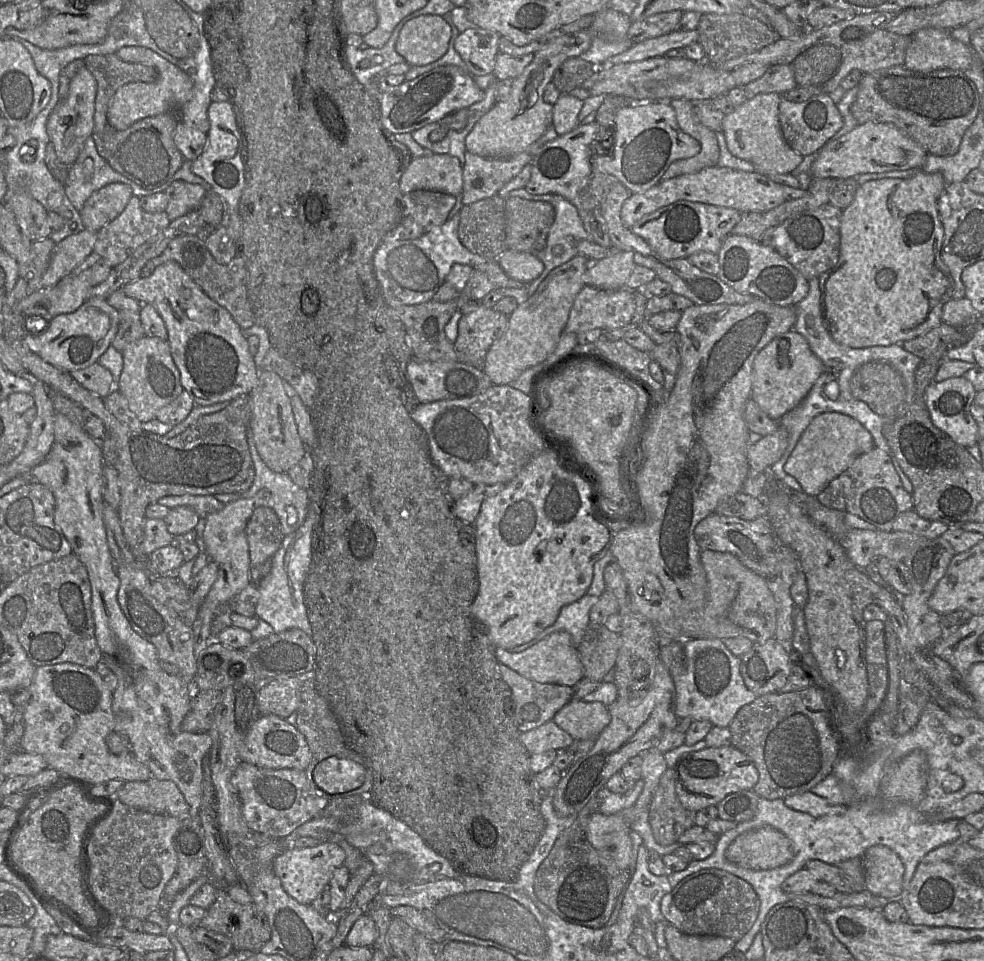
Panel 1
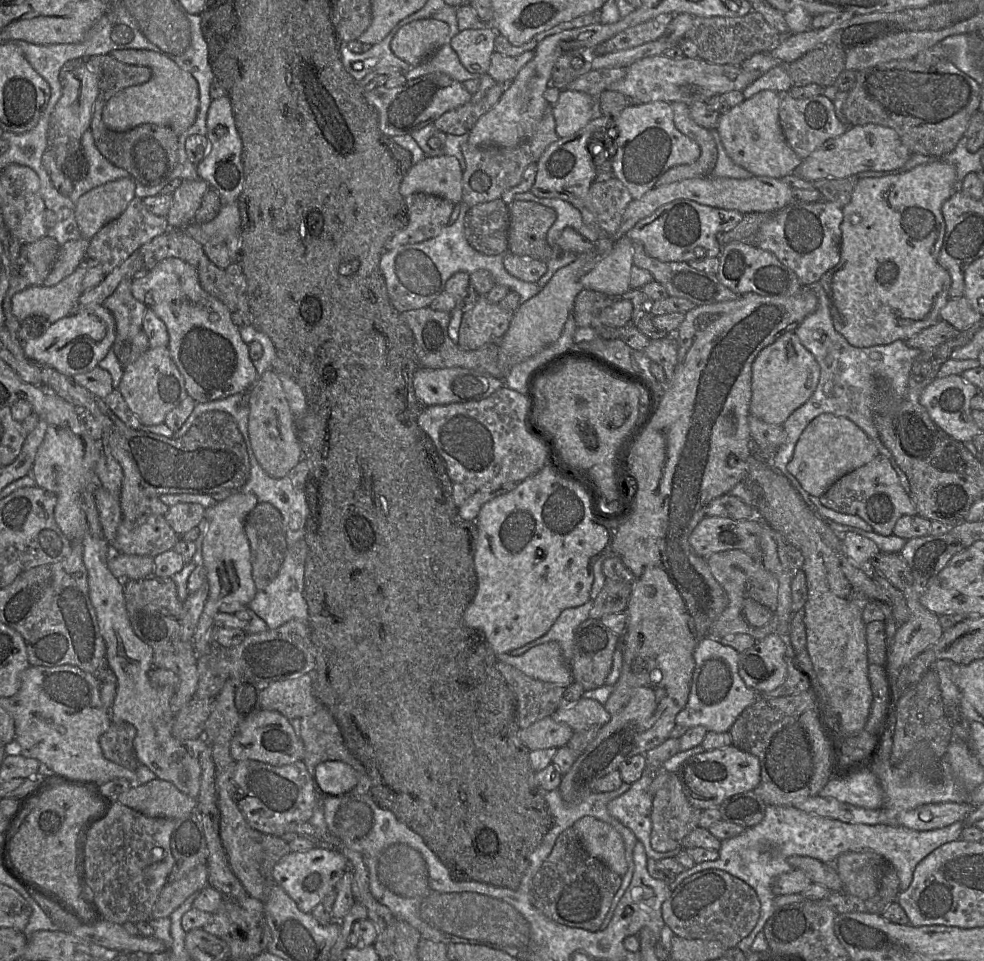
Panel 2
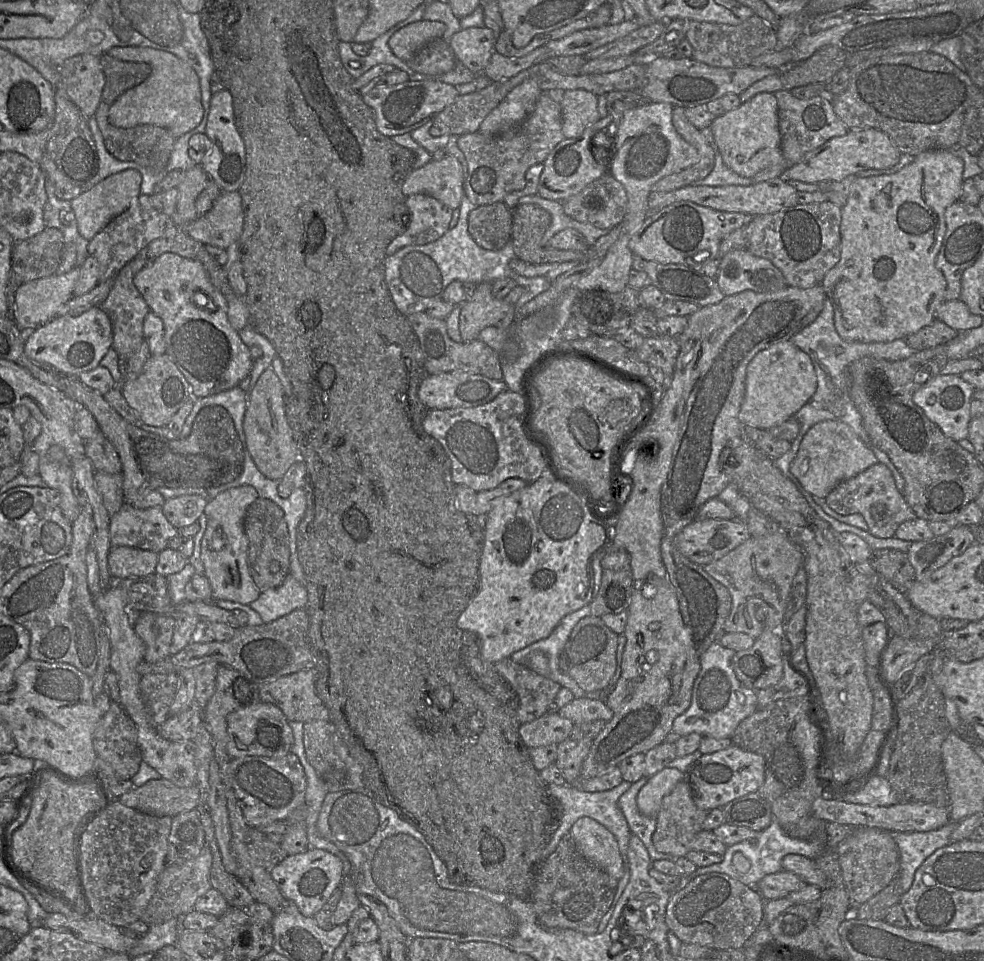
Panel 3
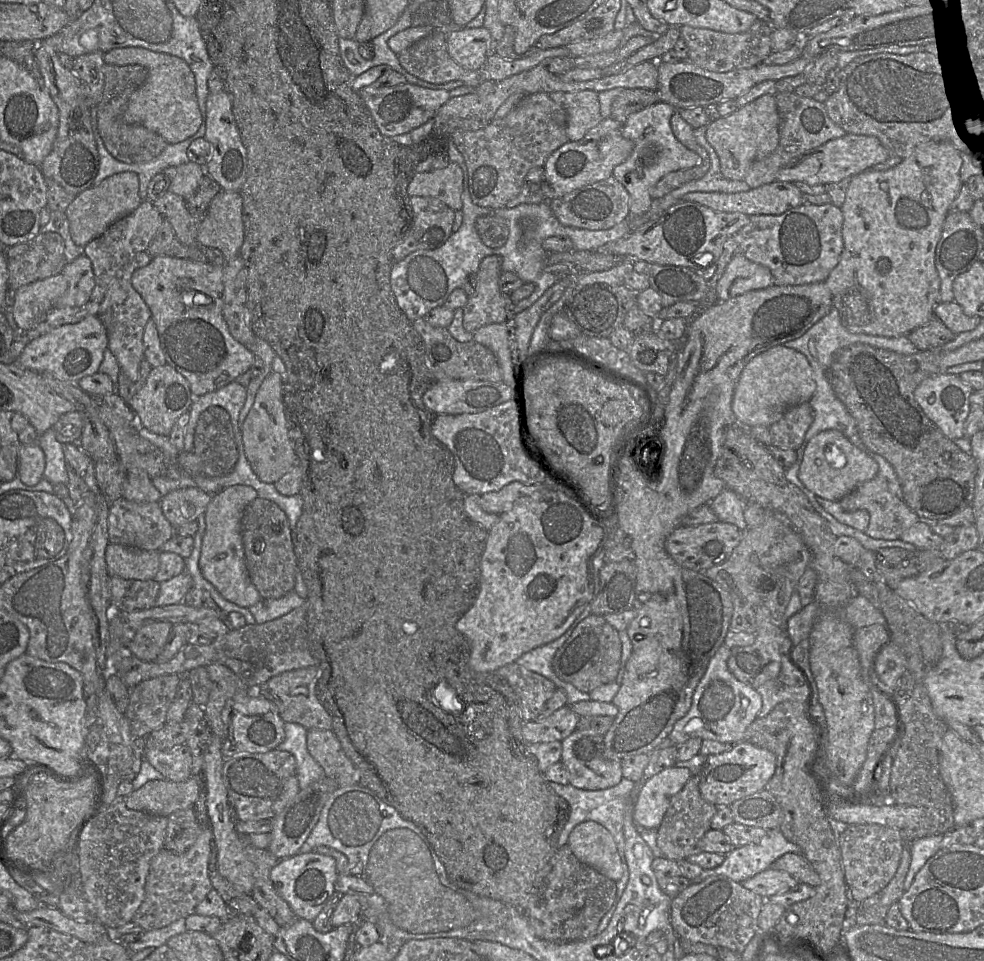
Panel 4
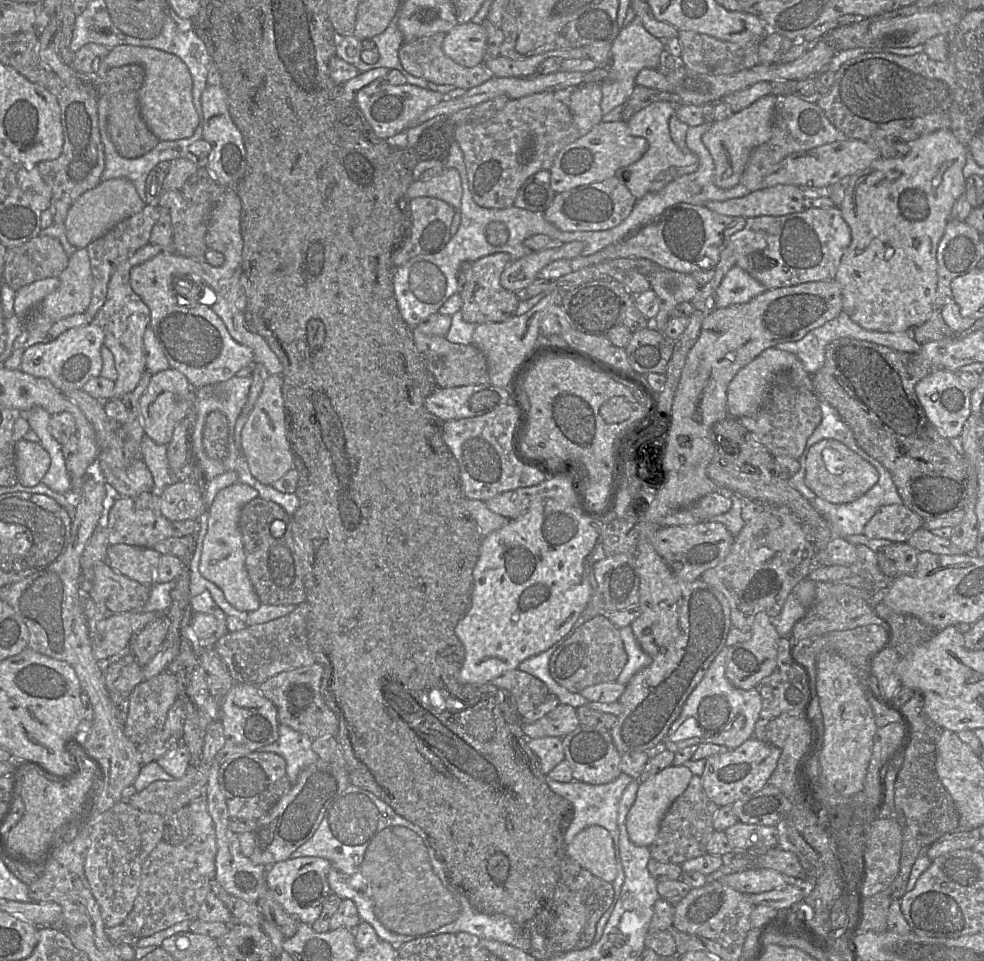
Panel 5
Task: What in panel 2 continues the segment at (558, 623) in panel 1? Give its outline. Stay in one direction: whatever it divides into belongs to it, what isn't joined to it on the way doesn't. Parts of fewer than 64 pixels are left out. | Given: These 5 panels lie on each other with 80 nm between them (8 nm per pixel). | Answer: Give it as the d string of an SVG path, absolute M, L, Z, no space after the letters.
M590 599L581 606L564 609L546 634L527 645L512 650L508 654L520 656L535 646L555 641L559 643L565 661L570 661L573 655L575 631L581 623L589 618L589 611L593 606L593 601Z

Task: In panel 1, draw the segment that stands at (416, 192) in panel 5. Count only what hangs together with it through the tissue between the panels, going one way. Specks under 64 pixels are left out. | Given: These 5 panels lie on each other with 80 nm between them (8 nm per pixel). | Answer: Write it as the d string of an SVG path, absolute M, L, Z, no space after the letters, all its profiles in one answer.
M450 154L415 157L400 179L400 190L403 194L415 190L436 190L456 197L462 194L463 190L463 166L457 157Z

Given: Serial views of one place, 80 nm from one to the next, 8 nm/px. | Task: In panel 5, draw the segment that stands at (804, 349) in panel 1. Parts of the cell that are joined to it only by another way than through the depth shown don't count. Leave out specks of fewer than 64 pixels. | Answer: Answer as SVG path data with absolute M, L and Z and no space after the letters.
M775 347L768 348L741 368L729 383L727 388L729 416L739 419L756 413L766 403L775 379L782 373L787 373L794 385L812 388L812 375L804 369L802 362L795 354Z

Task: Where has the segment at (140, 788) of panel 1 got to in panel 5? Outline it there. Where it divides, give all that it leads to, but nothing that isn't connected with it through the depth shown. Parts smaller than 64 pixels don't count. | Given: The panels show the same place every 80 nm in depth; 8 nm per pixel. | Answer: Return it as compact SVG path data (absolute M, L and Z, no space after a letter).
M201 755L201 762L198 765L190 765L187 769L185 775L179 779L172 779L169 781L166 780L157 780L149 784L146 788L144 788L140 792L136 792L131 797L128 798L128 803L139 810L157 813L161 816L165 814L171 813L176 811L180 808L187 807L193 800L198 798L199 796L205 794L207 781L208 781L208 773L209 773L210 764L202 762L202 755Z

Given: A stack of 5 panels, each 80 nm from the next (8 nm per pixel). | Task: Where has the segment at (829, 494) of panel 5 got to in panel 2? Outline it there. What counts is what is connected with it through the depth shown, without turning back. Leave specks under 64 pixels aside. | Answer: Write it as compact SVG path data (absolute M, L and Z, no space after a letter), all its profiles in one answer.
M822 413L815 417L801 433L793 456L787 464L787 470L797 478L808 494L819 498L842 476L869 463L877 455L879 452L874 442L854 422L843 416Z

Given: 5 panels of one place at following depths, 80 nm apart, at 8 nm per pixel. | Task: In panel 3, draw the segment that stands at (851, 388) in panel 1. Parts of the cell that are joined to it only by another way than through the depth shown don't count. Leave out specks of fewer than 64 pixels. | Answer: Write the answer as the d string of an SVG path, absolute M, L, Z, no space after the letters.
M828 297L824 300L823 309L817 318L804 329L790 338L790 341L807 353L814 365L817 376L817 389L813 396L798 410L794 417L800 424L800 430L797 437L791 442L791 448L777 459L774 459L774 464L781 472L787 476L798 488L804 496L808 504L813 508L817 515L829 523L831 527L838 533L843 532L853 533L863 540L871 547L872 550L879 549L894 549L902 552L907 552L913 542L892 538L878 538L858 527L851 526L836 520L823 511L823 509L814 501L813 496L807 492L800 481L791 473L790 464L796 457L800 443L807 433L807 431L816 423L824 420L838 420L849 425L855 434L863 441L863 443L872 451L873 443L866 434L862 425L862 417L855 407L851 396L851 375L850 366L853 362L864 357L874 359L884 359L888 361L898 361L908 358L915 354L917 351L911 348L905 339L896 339L886 343L861 343L850 342L843 340L837 333L834 325L834 309Z

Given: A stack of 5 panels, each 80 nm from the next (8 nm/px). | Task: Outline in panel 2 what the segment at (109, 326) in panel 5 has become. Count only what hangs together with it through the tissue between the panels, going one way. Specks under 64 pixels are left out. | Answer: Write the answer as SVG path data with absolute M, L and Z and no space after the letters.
M124 279L103 302L115 319L116 340L127 340L137 335L142 330L143 318L148 309L132 295L131 284L132 279Z

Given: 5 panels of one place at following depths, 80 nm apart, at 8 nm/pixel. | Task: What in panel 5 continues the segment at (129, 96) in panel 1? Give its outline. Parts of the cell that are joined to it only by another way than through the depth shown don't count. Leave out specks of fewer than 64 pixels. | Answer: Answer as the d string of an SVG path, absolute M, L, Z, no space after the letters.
M119 45L110 49L105 64L107 71L128 64L138 64L144 68L145 78L138 95L139 110L147 127L159 141L180 140L194 134L199 119L192 100L192 78L187 66L178 56L149 47Z

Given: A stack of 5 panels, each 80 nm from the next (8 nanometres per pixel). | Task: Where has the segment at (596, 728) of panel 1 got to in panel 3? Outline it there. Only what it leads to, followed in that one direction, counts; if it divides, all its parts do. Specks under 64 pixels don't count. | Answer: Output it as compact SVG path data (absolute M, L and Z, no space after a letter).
M587 698L573 699L558 710L558 714L571 720L574 724L603 720L608 722L613 717L613 711L606 705L605 700Z

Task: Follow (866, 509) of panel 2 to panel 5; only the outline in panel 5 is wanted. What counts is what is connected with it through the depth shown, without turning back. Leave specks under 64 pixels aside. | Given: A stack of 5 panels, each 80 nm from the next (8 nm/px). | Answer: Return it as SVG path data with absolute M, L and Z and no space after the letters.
M903 503L881 507L864 528L870 539L887 539L907 542L913 533L922 527L924 520Z

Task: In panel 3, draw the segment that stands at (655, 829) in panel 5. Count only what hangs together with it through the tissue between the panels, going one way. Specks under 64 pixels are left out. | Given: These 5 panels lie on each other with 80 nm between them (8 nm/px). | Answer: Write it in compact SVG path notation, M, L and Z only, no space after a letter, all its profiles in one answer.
M669 767L649 778L636 798L640 813L656 818L664 797L670 794L679 782L684 781L684 778L682 771Z

